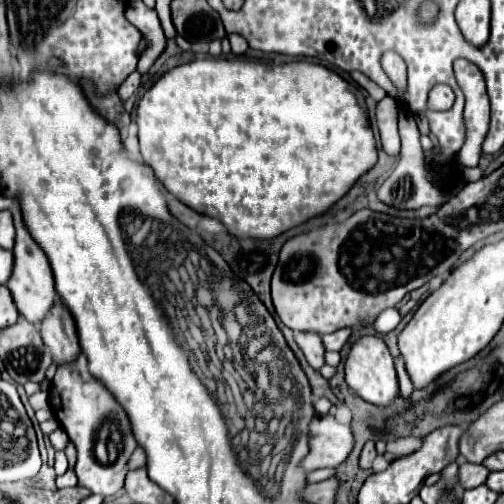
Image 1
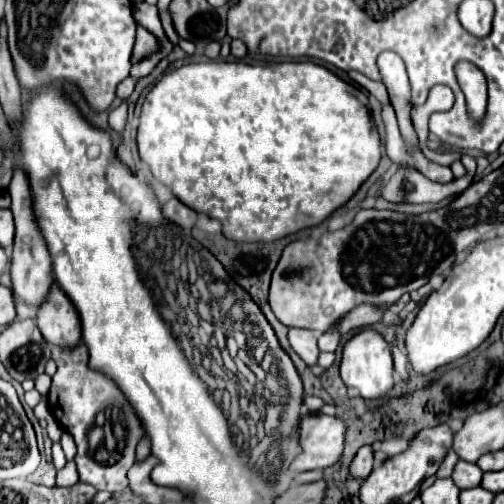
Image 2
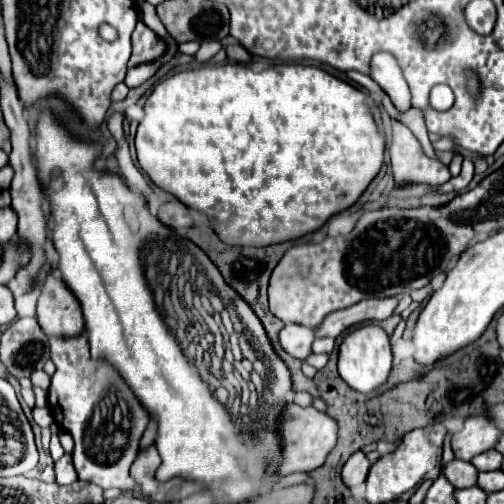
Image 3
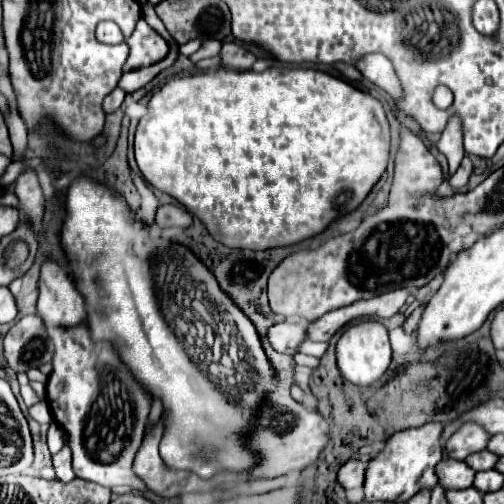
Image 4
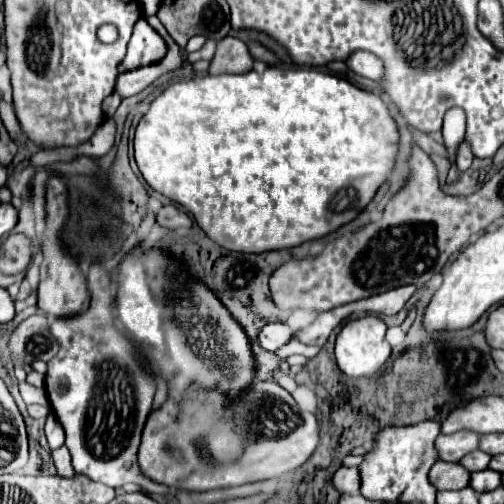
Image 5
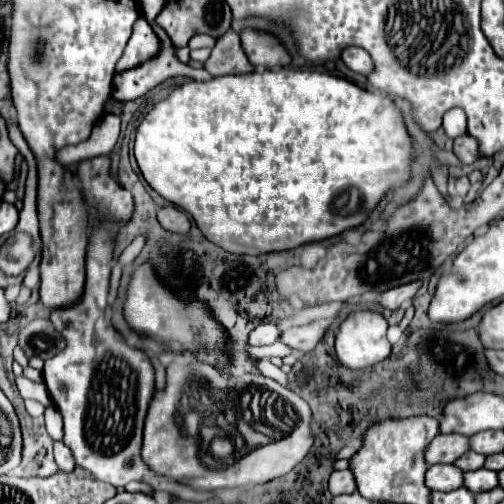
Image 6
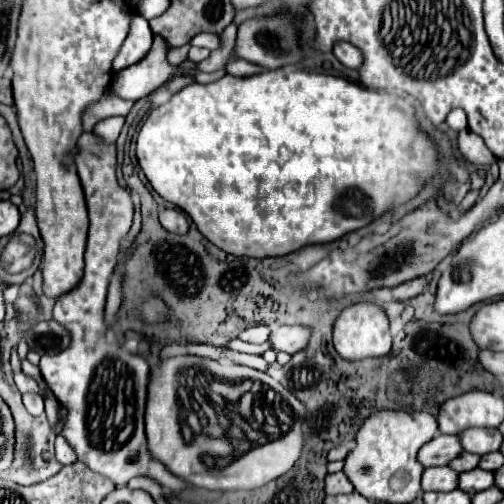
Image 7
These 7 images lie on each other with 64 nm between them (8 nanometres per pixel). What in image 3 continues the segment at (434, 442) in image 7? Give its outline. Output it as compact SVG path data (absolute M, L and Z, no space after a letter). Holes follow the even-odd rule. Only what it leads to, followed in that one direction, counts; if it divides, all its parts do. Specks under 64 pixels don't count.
M488 414L470 416L464 428L452 436L452 450L458 460L472 460L474 456L492 450L502 436L502 430Z

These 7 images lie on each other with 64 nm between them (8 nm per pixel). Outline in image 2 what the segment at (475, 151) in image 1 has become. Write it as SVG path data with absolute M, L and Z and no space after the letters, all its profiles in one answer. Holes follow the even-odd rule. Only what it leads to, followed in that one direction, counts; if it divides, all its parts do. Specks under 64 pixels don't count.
M472 62L456 64L456 78L466 96L469 114L476 121L481 121L486 112L488 94L486 94L486 78ZM462 154L461 162L468 170L468 176L464 178L454 178L448 184L438 184L422 176L422 172L416 172L416 168L400 166L394 176L384 184L382 188L382 198L388 202L410 202L410 204L422 204L422 202L440 202L448 196L460 194L474 176L476 170L475 159L468 154ZM472 162L472 164L468 164Z

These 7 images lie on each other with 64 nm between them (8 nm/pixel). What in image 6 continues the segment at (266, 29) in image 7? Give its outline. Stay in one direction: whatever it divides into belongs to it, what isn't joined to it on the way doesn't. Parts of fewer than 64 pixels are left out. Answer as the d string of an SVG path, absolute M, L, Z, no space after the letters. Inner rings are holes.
M244 30L240 38L242 38L242 46L244 46L248 60L254 66L262 64L266 68L274 68L274 66L286 66L290 62L290 56L282 48L282 44L266 32Z

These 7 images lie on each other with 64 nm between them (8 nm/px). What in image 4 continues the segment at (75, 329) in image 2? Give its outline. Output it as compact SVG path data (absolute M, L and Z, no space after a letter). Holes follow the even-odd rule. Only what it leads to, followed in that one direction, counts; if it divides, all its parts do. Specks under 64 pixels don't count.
M46 260L40 274L38 314L46 326L74 328L86 320L84 300L76 290L68 272Z

